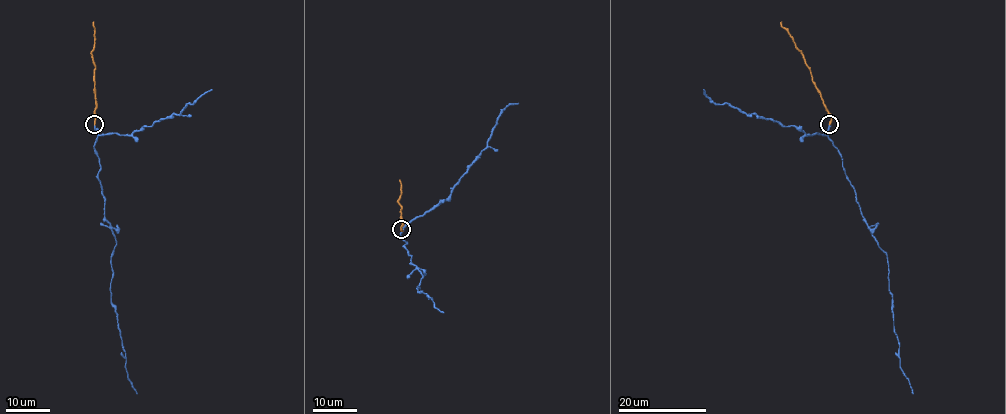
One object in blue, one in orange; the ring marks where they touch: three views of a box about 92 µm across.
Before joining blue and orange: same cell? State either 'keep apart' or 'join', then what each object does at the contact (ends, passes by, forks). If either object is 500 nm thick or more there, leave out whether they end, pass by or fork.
join | blue ends | orange ends

